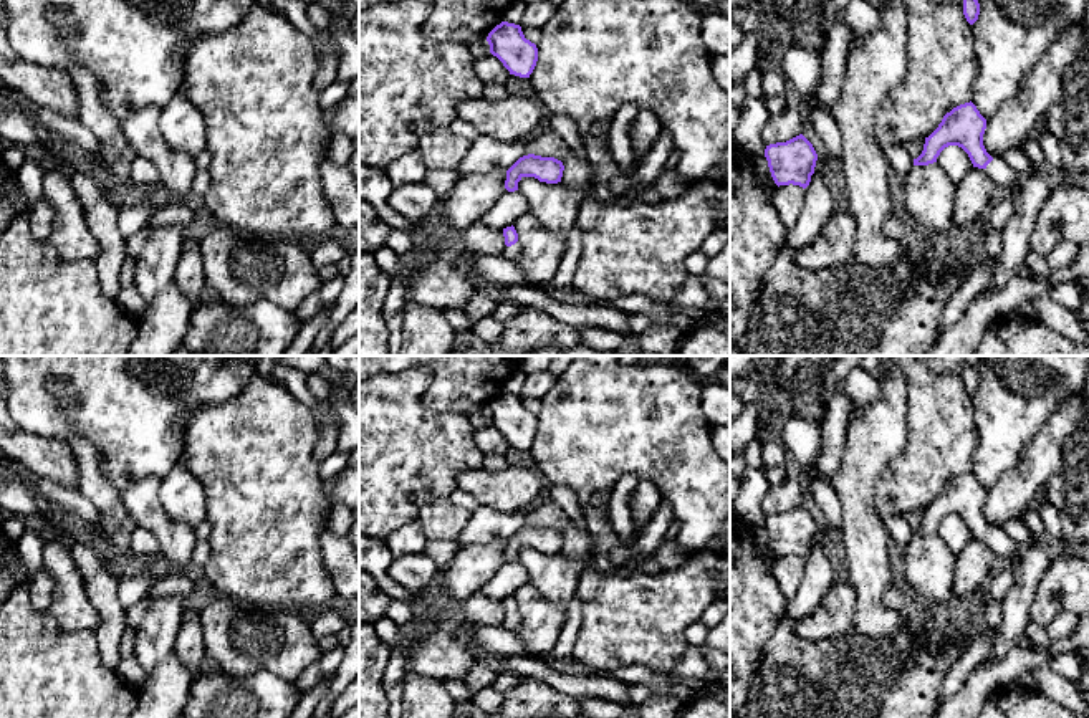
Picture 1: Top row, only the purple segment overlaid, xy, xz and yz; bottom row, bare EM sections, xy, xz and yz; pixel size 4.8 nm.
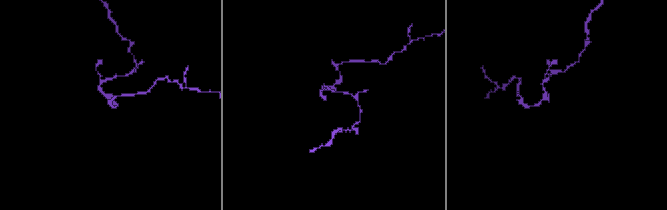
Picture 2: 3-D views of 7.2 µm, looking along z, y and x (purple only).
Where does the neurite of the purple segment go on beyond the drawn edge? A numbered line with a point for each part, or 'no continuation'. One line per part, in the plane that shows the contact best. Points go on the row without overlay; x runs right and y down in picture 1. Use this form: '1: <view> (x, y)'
1: xz (512, 624)

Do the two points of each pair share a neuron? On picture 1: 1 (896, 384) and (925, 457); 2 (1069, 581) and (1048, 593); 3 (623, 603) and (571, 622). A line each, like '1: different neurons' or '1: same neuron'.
1: different neurons
2: same neuron
3: different neurons

